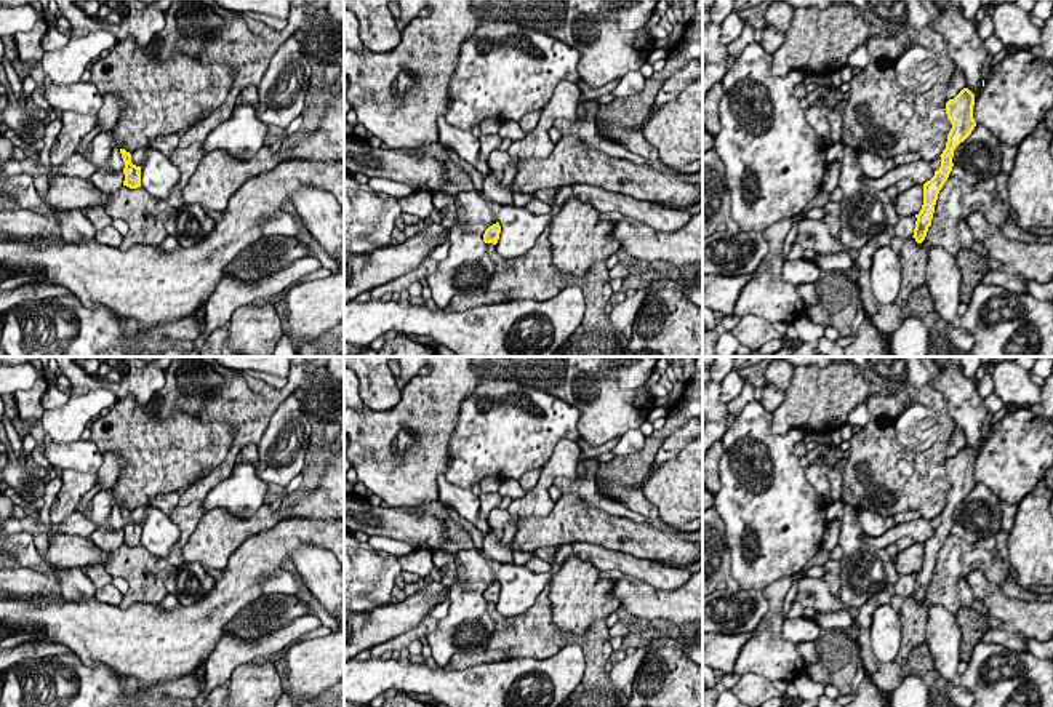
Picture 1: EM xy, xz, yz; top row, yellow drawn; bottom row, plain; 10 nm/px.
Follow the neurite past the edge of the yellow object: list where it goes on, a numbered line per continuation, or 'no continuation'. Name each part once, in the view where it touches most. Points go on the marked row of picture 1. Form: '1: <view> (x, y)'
no continuation

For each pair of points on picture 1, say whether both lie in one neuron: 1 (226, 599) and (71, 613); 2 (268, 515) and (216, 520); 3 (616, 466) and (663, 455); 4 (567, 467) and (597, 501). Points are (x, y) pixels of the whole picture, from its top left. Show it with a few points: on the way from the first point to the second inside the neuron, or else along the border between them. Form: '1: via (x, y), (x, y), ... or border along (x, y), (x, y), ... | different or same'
1: via (188, 627), (109, 627) | same
2: via (255, 525), (229, 525) | same
3: border along (679, 426), (663, 442), (652, 463) | different
4: border along (578, 479), (568, 480) | different

